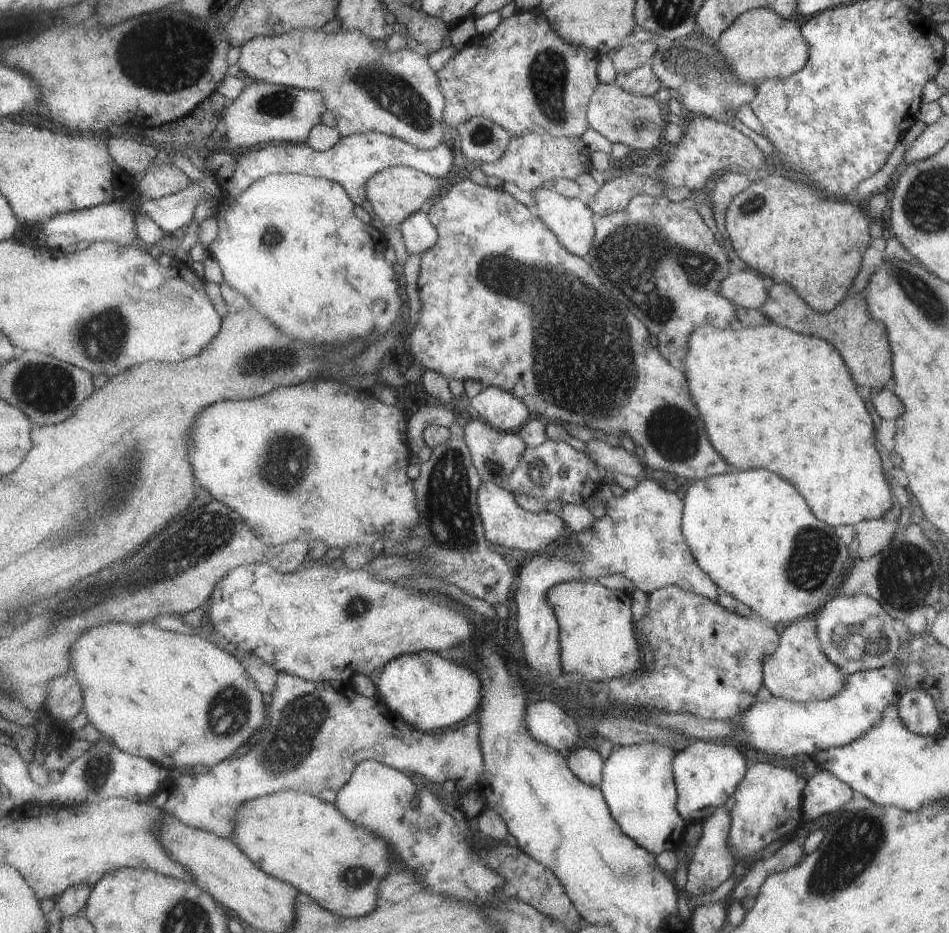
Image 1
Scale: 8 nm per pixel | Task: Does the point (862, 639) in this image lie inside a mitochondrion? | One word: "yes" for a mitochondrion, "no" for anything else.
yes

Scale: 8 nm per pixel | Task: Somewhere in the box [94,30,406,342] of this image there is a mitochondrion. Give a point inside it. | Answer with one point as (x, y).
(273, 103)

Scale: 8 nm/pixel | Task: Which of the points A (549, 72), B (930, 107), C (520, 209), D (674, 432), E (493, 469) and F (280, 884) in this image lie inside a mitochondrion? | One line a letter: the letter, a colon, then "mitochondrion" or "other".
A: mitochondrion
B: other
C: other
D: mitochondrion
E: mitochondrion
F: other

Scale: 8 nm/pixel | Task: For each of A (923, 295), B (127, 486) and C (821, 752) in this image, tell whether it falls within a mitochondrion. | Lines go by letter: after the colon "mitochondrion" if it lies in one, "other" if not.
A: mitochondrion
B: mitochondrion
C: other

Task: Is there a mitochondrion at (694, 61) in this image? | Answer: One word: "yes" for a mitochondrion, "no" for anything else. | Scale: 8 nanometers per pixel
yes

